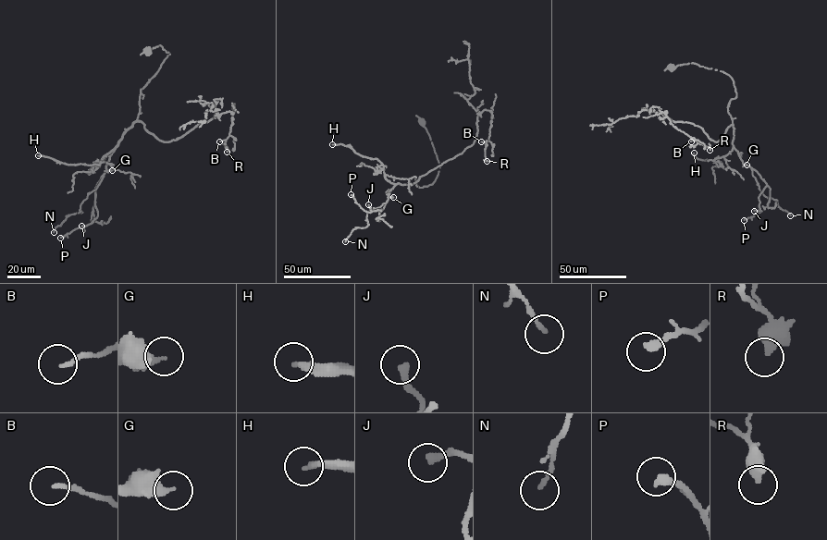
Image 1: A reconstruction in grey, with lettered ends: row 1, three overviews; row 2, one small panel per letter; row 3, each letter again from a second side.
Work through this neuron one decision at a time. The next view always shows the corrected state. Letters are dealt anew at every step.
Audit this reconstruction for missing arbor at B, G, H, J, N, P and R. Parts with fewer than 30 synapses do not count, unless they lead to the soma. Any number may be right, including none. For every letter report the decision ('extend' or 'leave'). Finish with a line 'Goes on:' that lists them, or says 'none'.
B: extend
G: leave
H: extend
J: extend
N: leave
P: leave
R: leave
Goes on: B, H, J

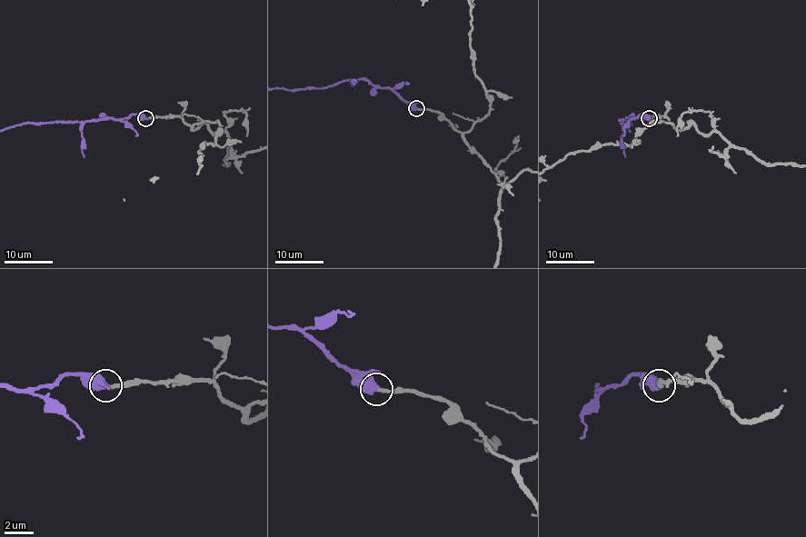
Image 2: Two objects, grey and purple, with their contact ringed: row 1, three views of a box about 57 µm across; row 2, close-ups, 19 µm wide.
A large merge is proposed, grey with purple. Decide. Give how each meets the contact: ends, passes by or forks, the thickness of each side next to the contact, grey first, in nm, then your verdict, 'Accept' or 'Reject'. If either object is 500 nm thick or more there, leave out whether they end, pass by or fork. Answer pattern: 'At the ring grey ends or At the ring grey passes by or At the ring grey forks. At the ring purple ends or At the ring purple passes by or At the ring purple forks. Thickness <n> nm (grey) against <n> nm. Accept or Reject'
Thickness 220 nm (grey) against 650 nm. Accept

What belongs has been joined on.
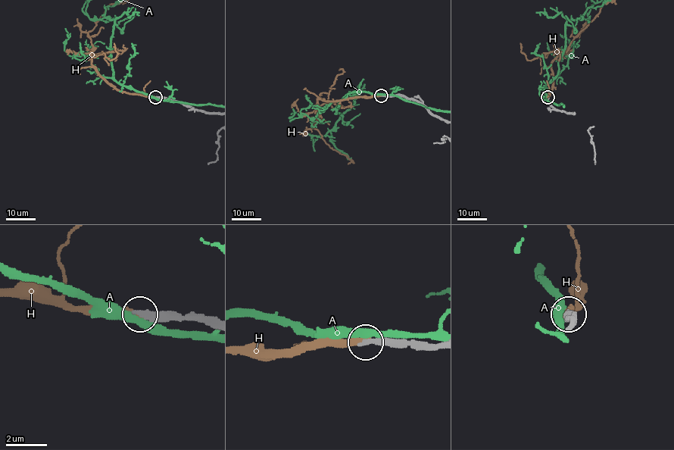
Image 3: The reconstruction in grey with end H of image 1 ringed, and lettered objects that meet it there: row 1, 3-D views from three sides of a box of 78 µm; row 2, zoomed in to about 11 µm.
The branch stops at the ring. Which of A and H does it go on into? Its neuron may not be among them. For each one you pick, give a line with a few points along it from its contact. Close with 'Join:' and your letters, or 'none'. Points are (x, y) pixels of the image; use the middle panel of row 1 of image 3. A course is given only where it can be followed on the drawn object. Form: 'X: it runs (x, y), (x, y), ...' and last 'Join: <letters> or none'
H: it runs (382, 95), (325, 101), (317, 99), (319, 117), (313, 126), (329, 147), (344, 154), (351, 160), (347, 164)
Join: H

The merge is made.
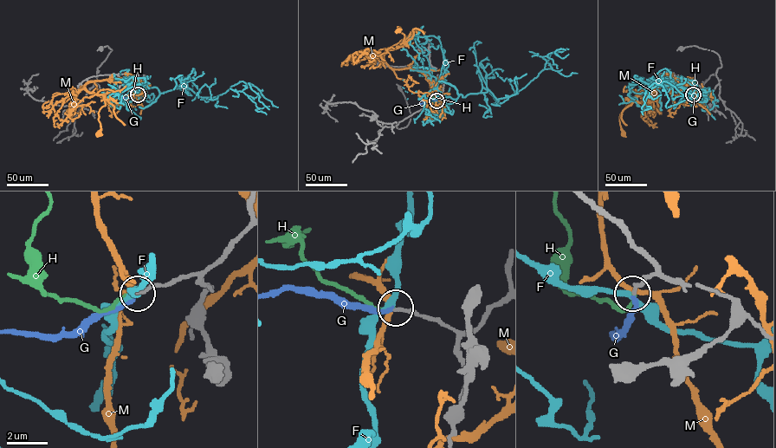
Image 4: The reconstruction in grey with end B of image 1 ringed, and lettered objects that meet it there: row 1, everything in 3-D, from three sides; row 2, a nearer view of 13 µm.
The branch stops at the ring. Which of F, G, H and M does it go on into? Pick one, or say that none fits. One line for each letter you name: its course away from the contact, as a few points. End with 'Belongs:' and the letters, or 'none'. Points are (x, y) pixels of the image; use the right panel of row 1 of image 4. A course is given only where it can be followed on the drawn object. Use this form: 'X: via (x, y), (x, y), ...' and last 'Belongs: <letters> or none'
H: via (693, 94), (690, 94), (688, 83), (692, 80), (695, 82)
Belongs: H

